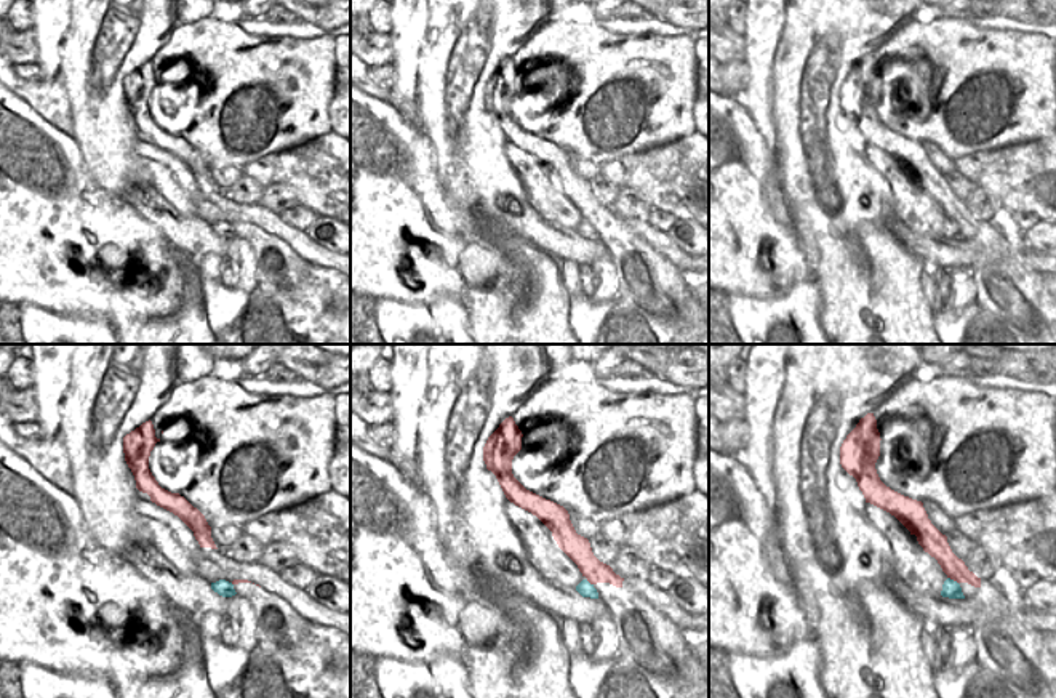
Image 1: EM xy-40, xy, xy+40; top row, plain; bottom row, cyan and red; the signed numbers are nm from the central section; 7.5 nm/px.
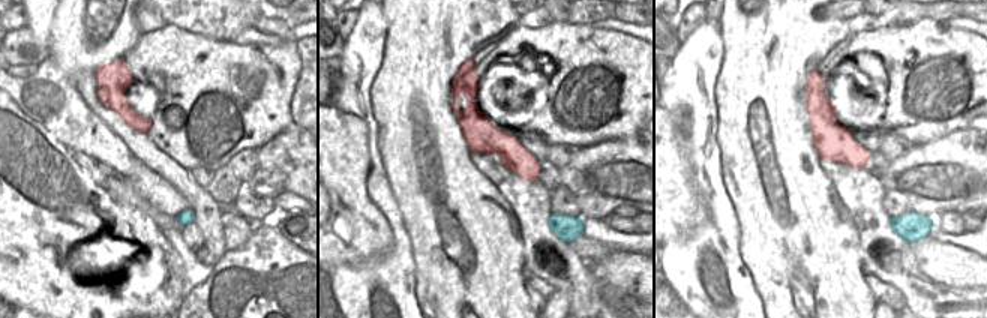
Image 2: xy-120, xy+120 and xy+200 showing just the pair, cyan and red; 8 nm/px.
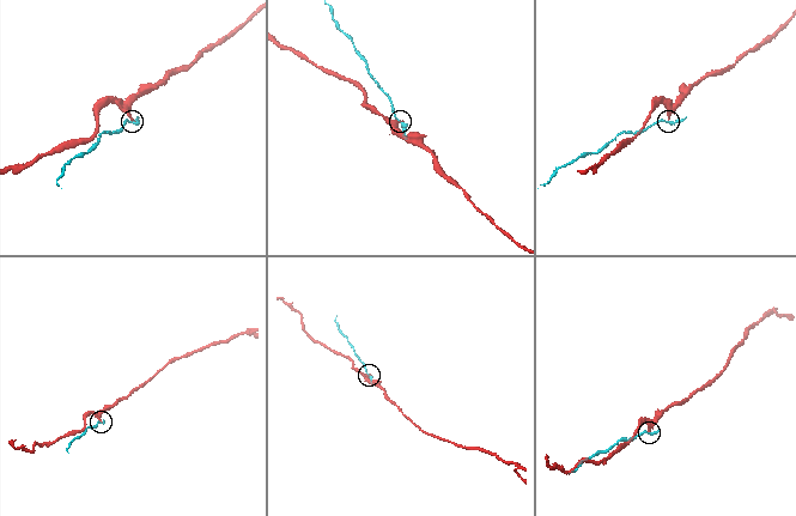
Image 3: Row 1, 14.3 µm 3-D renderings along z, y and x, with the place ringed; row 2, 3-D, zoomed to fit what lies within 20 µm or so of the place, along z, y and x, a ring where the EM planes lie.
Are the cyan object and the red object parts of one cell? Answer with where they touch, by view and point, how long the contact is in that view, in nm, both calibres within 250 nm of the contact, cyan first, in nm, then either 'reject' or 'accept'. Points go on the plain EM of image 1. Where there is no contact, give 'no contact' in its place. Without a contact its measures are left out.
xy+40 (952, 221) | 100 nm | 130/160 nm | reject

